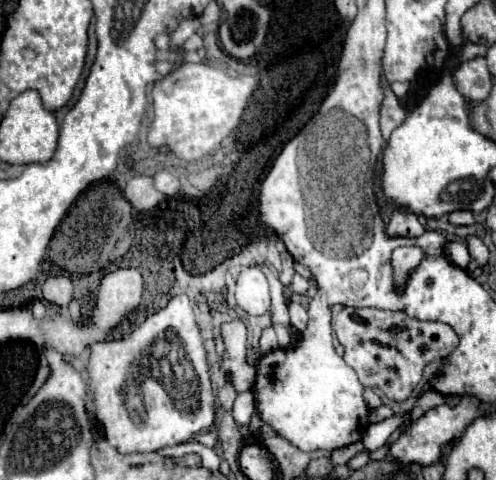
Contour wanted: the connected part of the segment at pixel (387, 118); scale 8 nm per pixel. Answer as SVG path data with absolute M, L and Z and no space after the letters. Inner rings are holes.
M384 73L380 75L380 87L384 91L384 99L380 107L380 129L382 129L382 137L388 139L388 135L406 119L406 111L400 107Z

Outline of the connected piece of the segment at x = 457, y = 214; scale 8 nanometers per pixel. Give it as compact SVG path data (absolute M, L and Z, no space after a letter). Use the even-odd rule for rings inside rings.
M454 211L448 215L448 219L452 225L472 225L474 223L474 217L470 211Z

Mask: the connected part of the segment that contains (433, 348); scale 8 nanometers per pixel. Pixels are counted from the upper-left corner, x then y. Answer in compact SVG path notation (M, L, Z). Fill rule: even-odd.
M344 307L334 321L334 333L344 345L344 361L352 367L364 387L378 387L386 397L404 401L410 397L426 363L444 359L458 345L458 335L450 325L438 321L412 319L402 311L384 311L376 307Z

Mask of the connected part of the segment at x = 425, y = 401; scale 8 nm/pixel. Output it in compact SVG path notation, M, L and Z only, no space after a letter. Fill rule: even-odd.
M426 389L426 393L418 399L416 407L412 409L412 419L410 419L410 421L416 421L416 419L422 417L428 409L434 409L434 407L438 407L438 405L442 405L442 403L444 403L444 397L442 397L440 393L436 393L434 389Z

